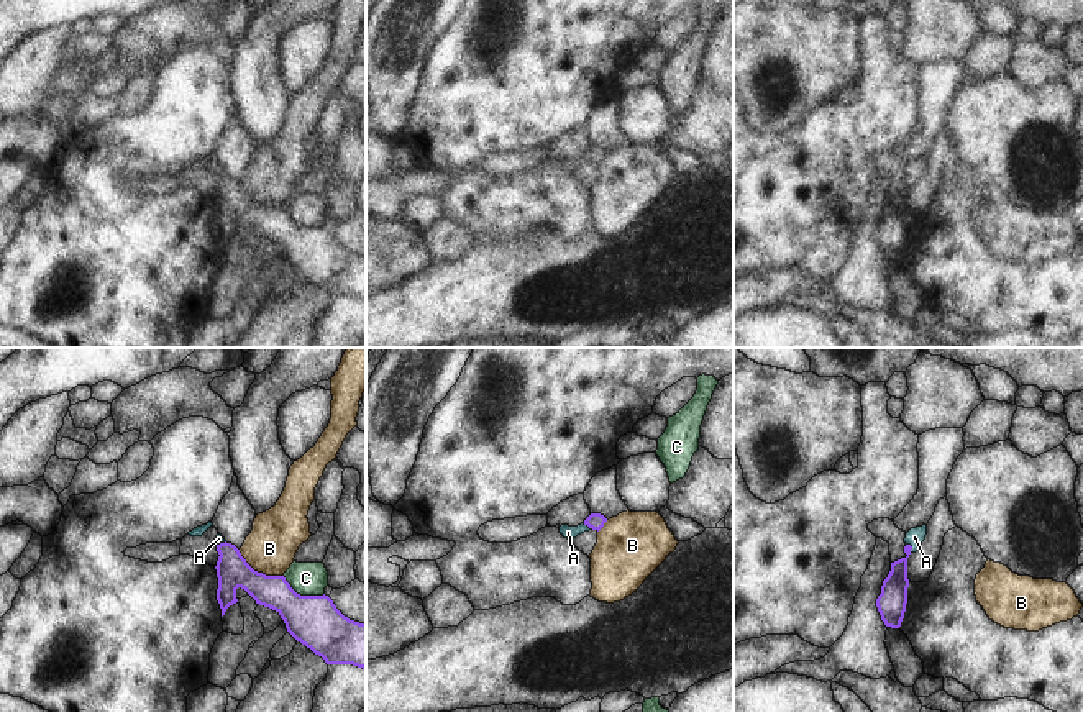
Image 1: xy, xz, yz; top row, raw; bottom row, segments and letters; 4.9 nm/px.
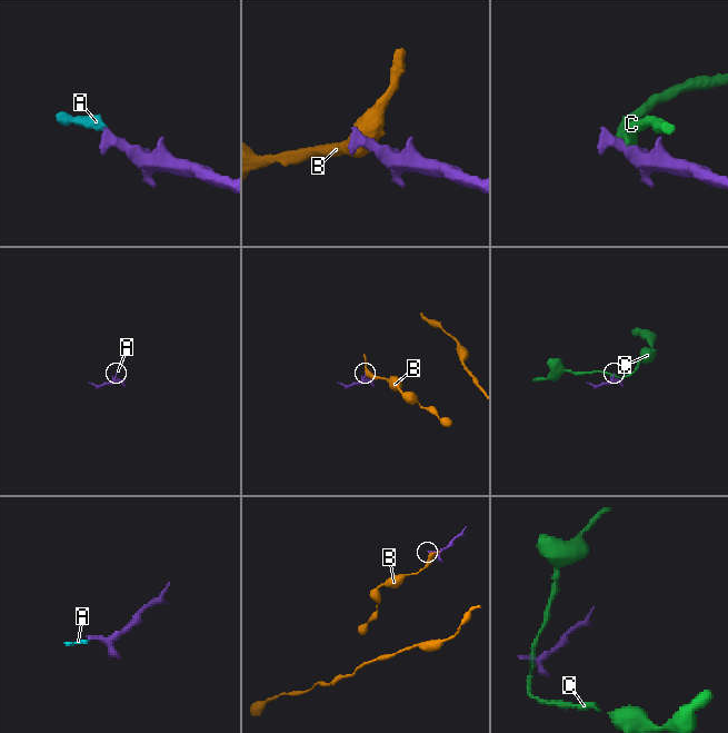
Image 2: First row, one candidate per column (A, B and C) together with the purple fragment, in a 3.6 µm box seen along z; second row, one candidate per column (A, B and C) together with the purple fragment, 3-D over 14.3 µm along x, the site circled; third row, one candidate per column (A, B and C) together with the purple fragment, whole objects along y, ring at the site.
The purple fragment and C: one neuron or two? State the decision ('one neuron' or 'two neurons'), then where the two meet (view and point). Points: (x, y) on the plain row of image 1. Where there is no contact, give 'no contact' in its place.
two neurons; meets purple in xy at (302, 228)

